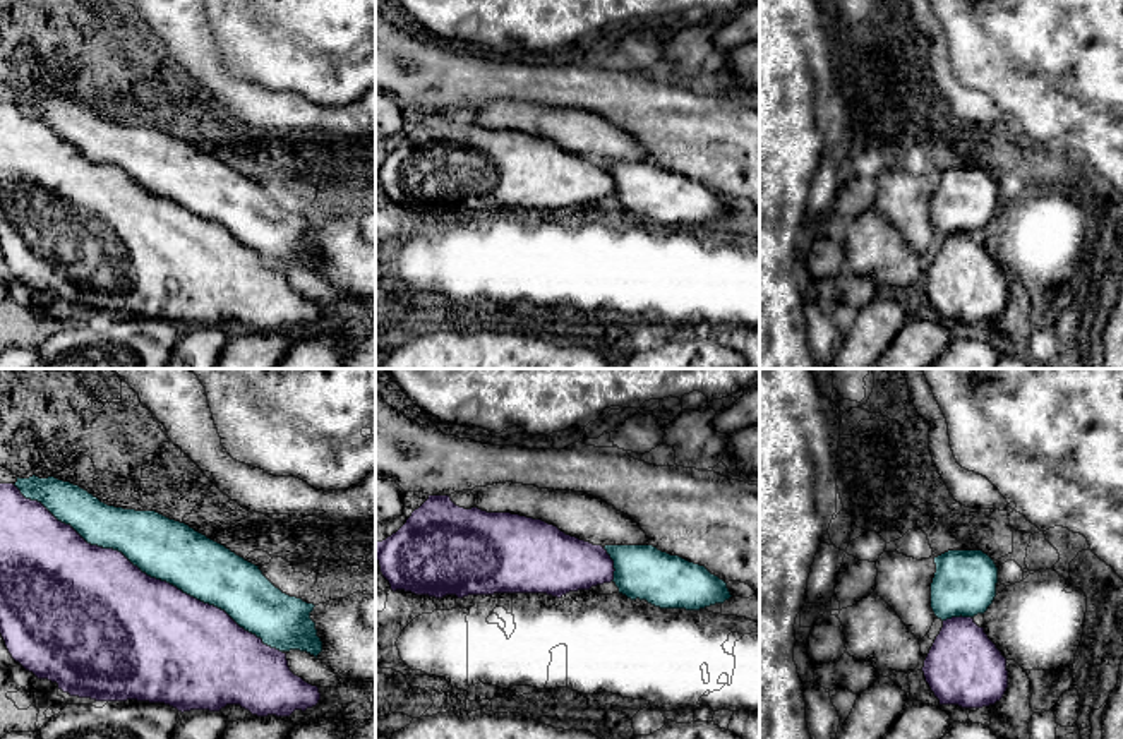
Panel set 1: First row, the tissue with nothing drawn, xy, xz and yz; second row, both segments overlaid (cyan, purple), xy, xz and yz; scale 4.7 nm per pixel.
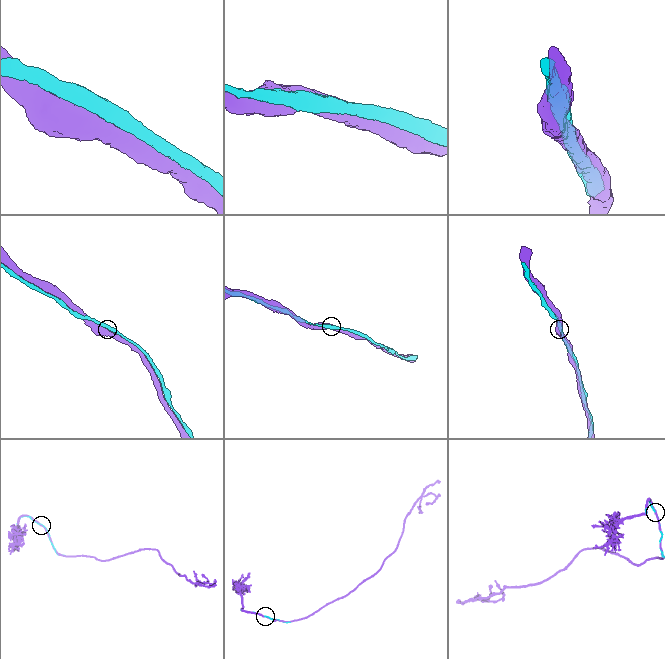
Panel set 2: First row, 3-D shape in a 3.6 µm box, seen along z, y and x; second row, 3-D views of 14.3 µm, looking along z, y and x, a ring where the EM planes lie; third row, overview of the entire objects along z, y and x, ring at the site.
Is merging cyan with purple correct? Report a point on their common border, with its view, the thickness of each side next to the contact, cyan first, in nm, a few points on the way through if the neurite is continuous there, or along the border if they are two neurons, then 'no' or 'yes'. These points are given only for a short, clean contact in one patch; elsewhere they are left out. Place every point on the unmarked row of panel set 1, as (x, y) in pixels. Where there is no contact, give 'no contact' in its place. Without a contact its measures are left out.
contact xy (148, 191); calibres 280 and 500 nm; yes

